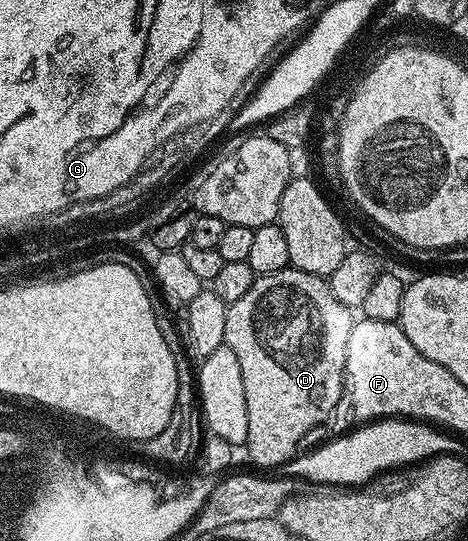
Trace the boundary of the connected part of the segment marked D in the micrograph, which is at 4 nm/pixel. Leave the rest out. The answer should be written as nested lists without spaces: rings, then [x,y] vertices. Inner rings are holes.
[[[289,269],[256,278],[238,301],[228,305],[225,344],[234,349],[238,365],[242,365],[242,389],[246,389],[248,442],[246,452],[260,467],[277,469],[297,454],[296,446],[319,423],[333,418],[342,397],[346,345],[350,345],[353,308],[342,305],[323,275]]]

